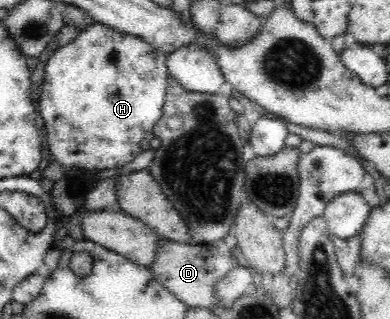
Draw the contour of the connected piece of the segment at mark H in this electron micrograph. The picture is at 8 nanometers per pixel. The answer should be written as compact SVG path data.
M96 22L92 26L85 28L82 32L79 32L74 42L70 42L70 44L64 46L64 48L58 48L45 66L43 91L40 95L40 104L38 108L40 125L47 135L49 150L52 154L50 160L56 160L56 162L64 166L64 168L77 166L84 170L90 170L90 168L97 168L97 170L118 168L128 164L128 162L132 162L132 160L143 151L140 143L144 140L144 134L148 131L152 131L154 125L163 115L163 106L168 86L168 72L167 66L165 65L167 56L168 54L158 51L158 49L154 47L150 47L150 44L144 41L142 37L127 35L126 33L115 31L106 25L98 24Z

